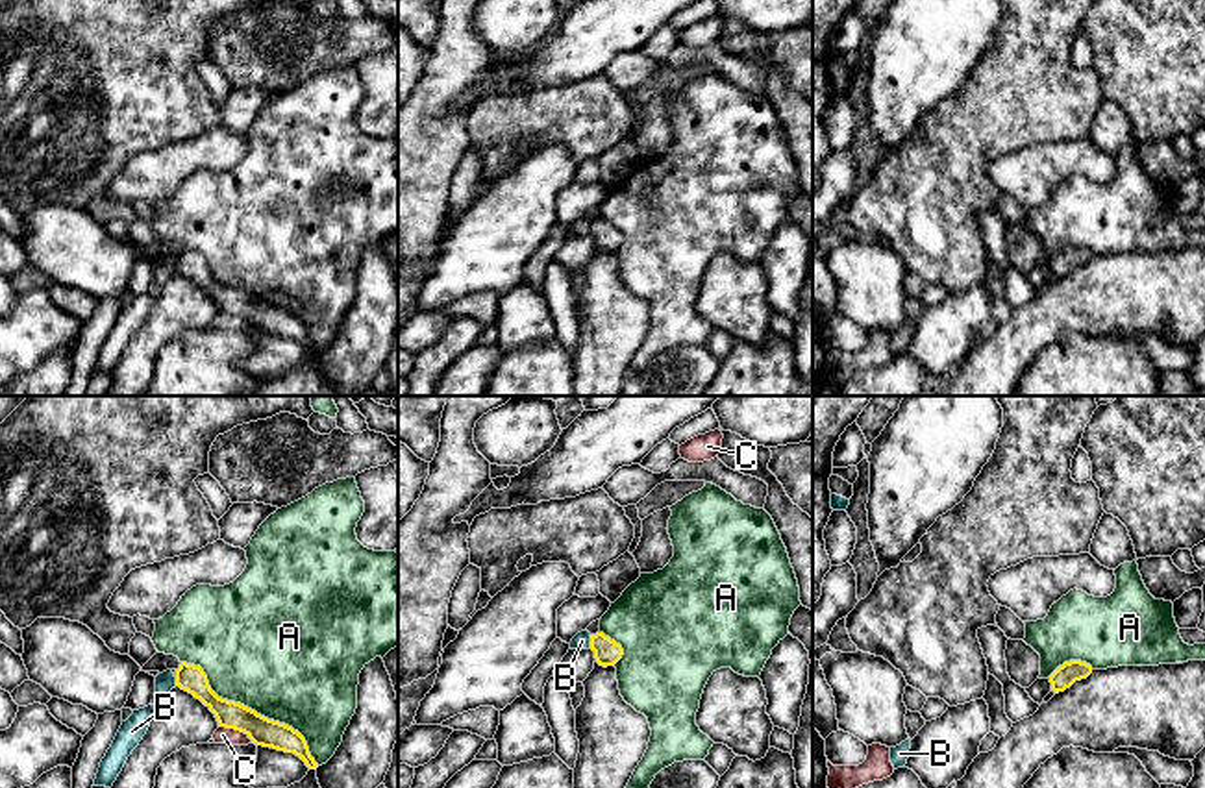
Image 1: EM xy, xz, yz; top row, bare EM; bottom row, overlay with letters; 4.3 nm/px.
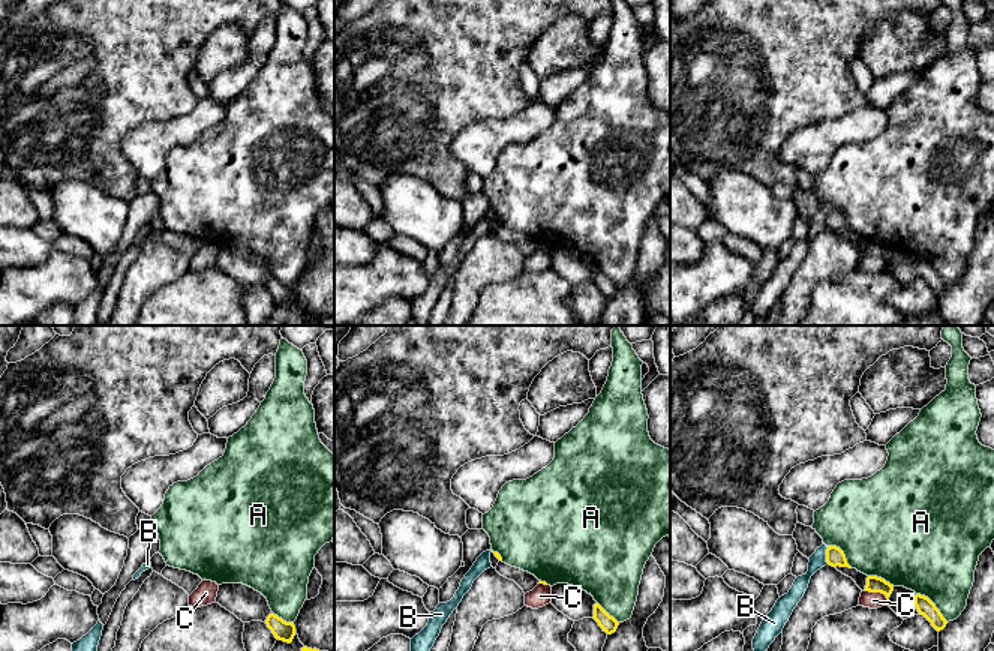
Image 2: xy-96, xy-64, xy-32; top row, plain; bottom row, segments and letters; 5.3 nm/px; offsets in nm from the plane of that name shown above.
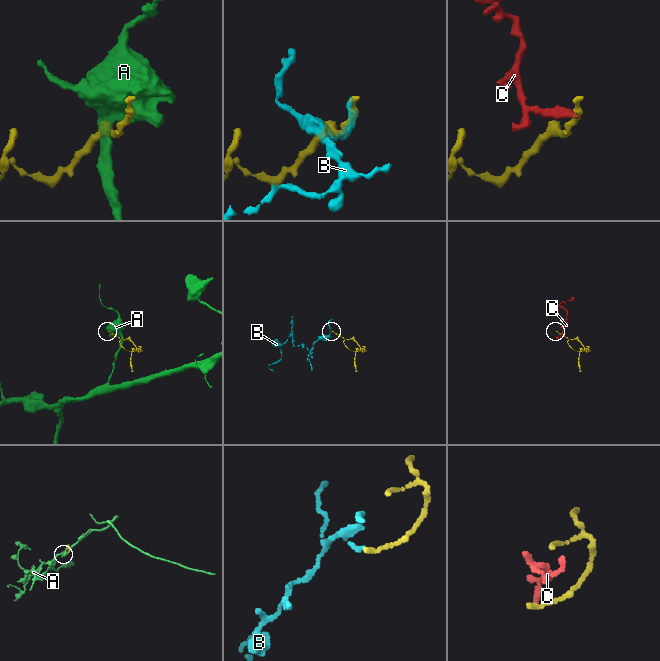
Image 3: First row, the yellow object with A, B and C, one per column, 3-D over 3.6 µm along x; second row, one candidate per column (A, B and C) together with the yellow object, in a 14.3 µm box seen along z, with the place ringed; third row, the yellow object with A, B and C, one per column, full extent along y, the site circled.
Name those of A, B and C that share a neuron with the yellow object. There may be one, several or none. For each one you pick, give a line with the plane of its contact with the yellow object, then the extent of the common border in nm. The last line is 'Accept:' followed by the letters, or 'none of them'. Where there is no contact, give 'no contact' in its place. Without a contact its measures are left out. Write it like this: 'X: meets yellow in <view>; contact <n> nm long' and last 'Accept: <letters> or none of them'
Accept: none of them

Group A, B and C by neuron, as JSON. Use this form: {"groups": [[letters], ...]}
{"groups": [["A"], ["B"], ["C"]]}

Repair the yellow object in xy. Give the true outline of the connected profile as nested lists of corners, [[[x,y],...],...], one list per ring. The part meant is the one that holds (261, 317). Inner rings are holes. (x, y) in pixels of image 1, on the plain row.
[[[181,248],[176,255],[176,272],[200,285],[215,300],[218,313],[241,316],[255,331],[294,339],[309,355],[318,353],[309,339],[305,324],[298,316],[268,305],[241,289],[218,283],[211,276],[207,261],[200,252]]]

